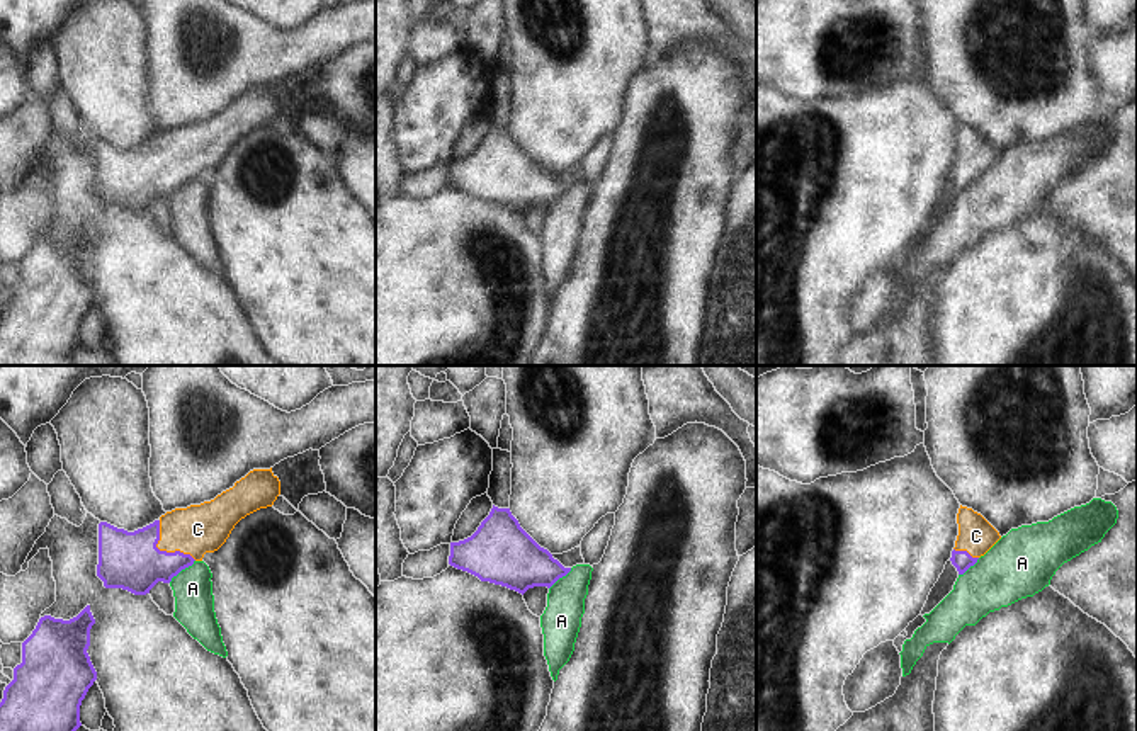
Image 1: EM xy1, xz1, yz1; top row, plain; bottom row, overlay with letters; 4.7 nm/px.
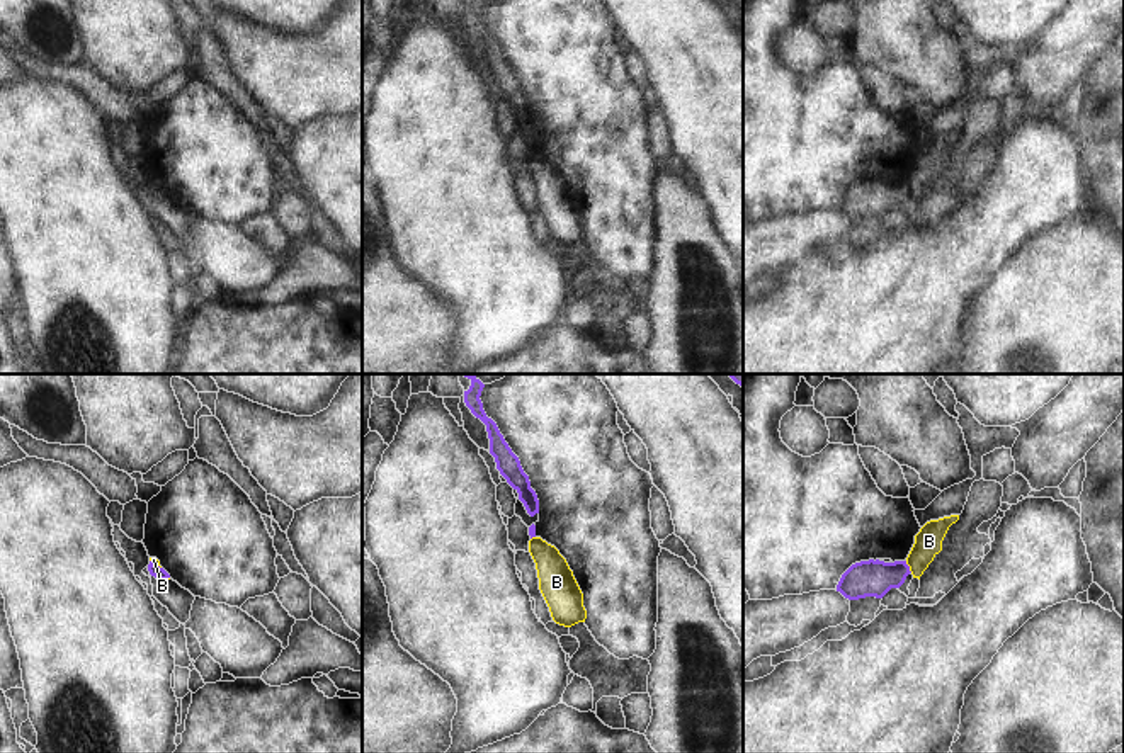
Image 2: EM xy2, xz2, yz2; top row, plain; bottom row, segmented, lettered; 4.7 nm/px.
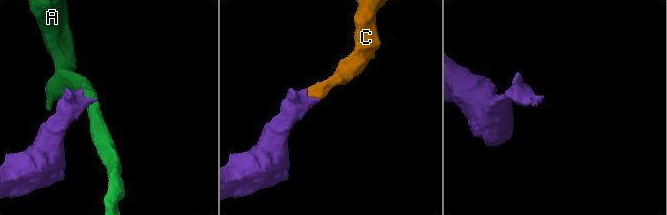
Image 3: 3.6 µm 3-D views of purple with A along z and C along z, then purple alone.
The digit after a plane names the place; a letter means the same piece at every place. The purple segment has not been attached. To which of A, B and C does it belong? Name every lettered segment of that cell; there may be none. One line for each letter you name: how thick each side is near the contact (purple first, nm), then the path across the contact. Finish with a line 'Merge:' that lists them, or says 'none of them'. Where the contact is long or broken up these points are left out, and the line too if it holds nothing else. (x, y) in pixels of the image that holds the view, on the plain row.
C: 280/240 nm | across xy1 (131, 181), (164, 170), (179, 157), (197, 148)
Merge: C

